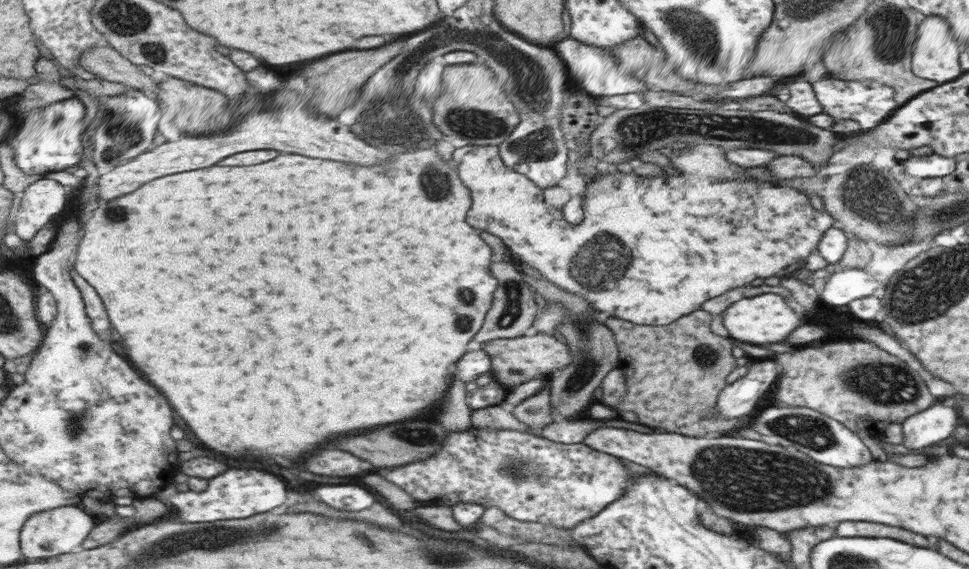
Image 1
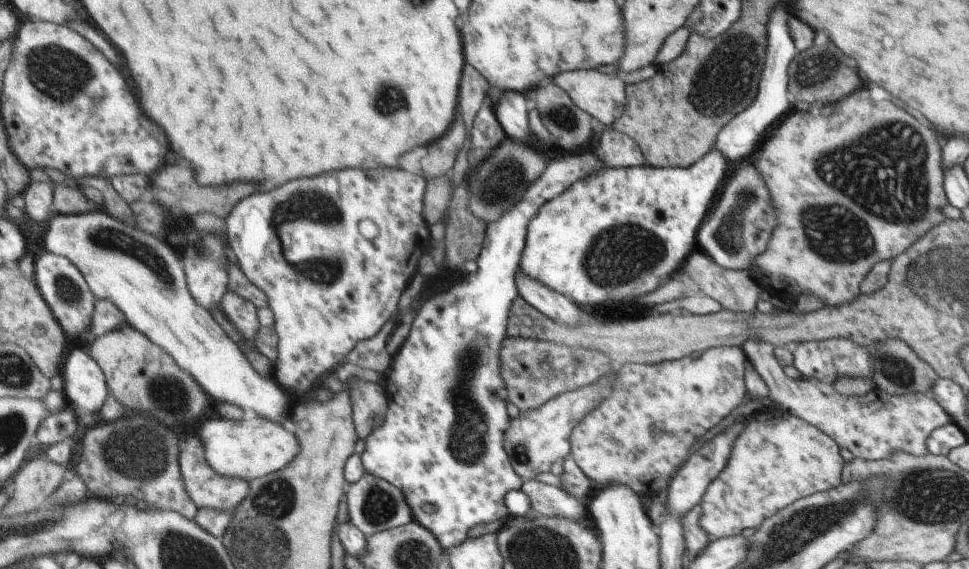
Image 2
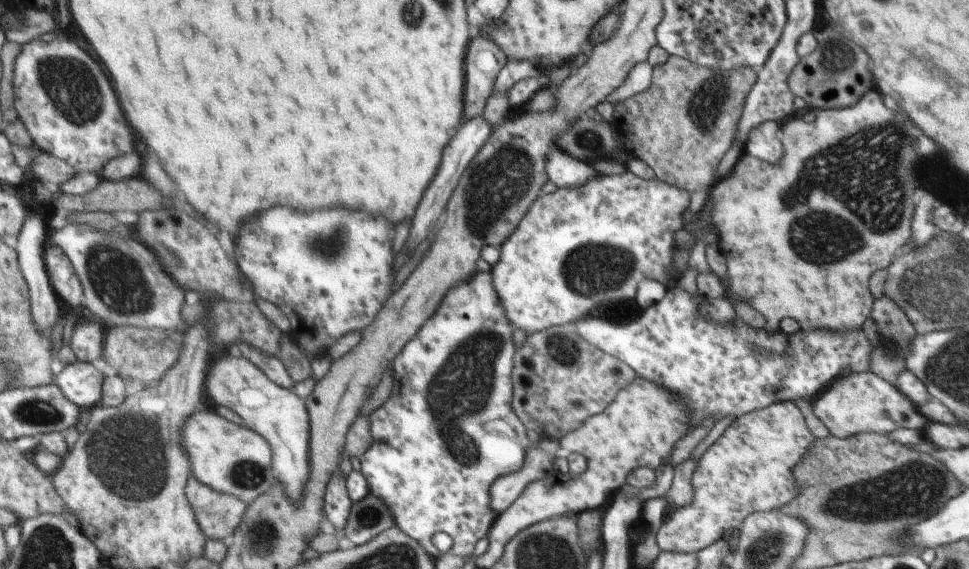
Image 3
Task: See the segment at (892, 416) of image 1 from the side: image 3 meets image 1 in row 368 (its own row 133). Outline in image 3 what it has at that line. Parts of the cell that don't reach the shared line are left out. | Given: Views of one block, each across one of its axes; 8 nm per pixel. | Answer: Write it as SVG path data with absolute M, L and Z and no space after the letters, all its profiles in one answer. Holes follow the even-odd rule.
M875 90L866 92L853 106L845 107L844 109L818 109L814 110L814 120L805 122L801 118L793 118L787 120L779 130L777 130L777 138L783 146L783 156L775 162L763 162L757 158L751 158L747 154L739 156L735 161L729 176L725 176L725 180L719 180L715 188L709 190L707 200L710 202L710 211L708 212L708 220L713 222L719 228L719 252L727 262L727 274L729 274L729 286L735 298L744 300L757 310L761 312L765 320L765 328L769 333L773 333L778 328L778 322L781 318L789 316L793 318L801 330L821 330L821 328L829 328L829 330L841 331L857 331L861 325L866 321L865 318L869 316L870 310L873 306L873 297L869 290L867 290L867 280L873 274L875 268L885 268L887 262L891 262L891 258L896 256L895 250L899 250L903 244L911 239L911 212L913 212L913 204L911 204L911 196L915 190L915 175L917 181L919 179L919 169L915 170L915 162L917 162L917 154L913 148L913 138L909 136L905 122L907 118L901 112L891 112L881 104L881 98ZM833 236L849 236L843 242L849 242L843 246L843 252L847 256L837 256L833 258Z

